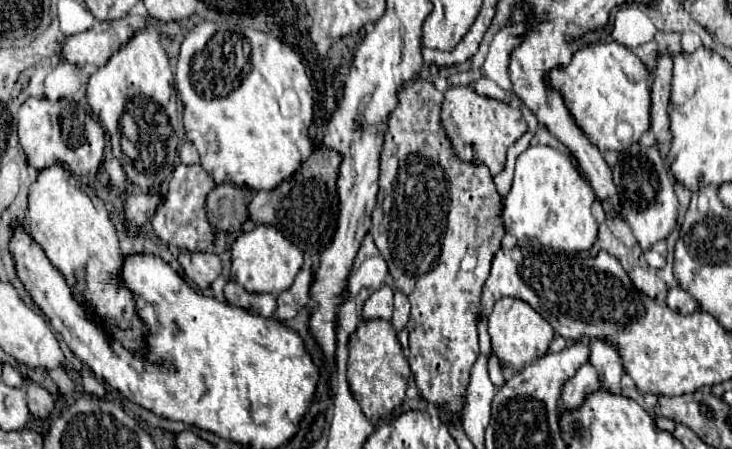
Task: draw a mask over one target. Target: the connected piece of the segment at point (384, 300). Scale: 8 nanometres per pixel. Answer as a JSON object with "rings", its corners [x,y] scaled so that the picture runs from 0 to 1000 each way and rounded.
{"rings":[[[520,637],[501,664],[493,704],[499,713],[510,713],[510,708],[534,713],[534,695],[537,695],[537,646],[531,637]]]}

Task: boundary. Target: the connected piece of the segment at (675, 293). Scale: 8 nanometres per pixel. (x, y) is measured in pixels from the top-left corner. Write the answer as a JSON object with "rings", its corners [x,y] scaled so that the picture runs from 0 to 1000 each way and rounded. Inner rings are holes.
{"rings":[[[928,637],[914,646],[914,655],[911,655],[911,664],[908,664],[908,677],[911,677],[917,690],[928,695],[928,699],[944,699],[947,690],[952,690],[949,668],[947,668],[939,650],[933,650],[933,641],[928,641]]]}

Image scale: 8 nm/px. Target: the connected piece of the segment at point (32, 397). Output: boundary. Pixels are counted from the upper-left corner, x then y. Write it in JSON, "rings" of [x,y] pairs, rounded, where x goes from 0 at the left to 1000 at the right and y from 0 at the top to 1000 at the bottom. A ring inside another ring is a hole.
{"rings":[[[40,851],[37,860],[37,900],[48,935],[61,935],[75,909],[72,882],[48,851]]]}

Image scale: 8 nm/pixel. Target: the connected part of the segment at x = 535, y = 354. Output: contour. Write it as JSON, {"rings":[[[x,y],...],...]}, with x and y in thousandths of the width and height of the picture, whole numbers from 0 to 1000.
{"rings":[[[684,664],[668,704],[668,748],[673,784],[682,793],[682,802],[695,806],[706,824],[712,824],[717,811],[725,811],[728,802],[739,797],[747,784],[758,739],[753,722],[720,673],[709,664]]]}

